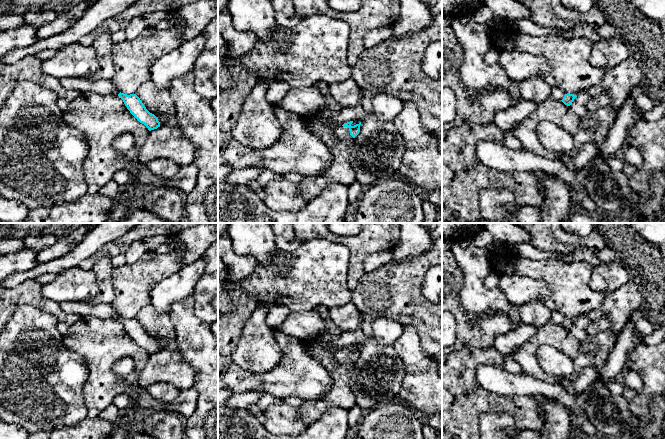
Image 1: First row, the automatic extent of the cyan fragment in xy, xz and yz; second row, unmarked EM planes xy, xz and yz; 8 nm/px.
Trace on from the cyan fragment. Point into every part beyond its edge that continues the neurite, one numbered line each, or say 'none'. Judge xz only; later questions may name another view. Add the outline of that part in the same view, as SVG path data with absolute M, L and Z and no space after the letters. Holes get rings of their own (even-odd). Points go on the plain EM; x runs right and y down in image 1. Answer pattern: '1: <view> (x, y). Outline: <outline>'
1: xz (340, 356). Outline: M342 349L335 350L334 359L337 363L342 364L350 359L350 354L348 351L343 351Z

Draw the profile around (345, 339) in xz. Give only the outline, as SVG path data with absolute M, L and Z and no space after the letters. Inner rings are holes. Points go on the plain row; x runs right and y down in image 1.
M359 329L352 332L342 332L339 337L327 346L327 351L339 350L344 347L359 344L362 345L368 340L368 336Z

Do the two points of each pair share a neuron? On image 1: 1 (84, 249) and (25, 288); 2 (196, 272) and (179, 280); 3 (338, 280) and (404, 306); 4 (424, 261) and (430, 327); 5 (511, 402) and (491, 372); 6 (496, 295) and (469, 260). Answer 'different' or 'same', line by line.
1: different
2: same
3: different
4: same
5: different
6: same

